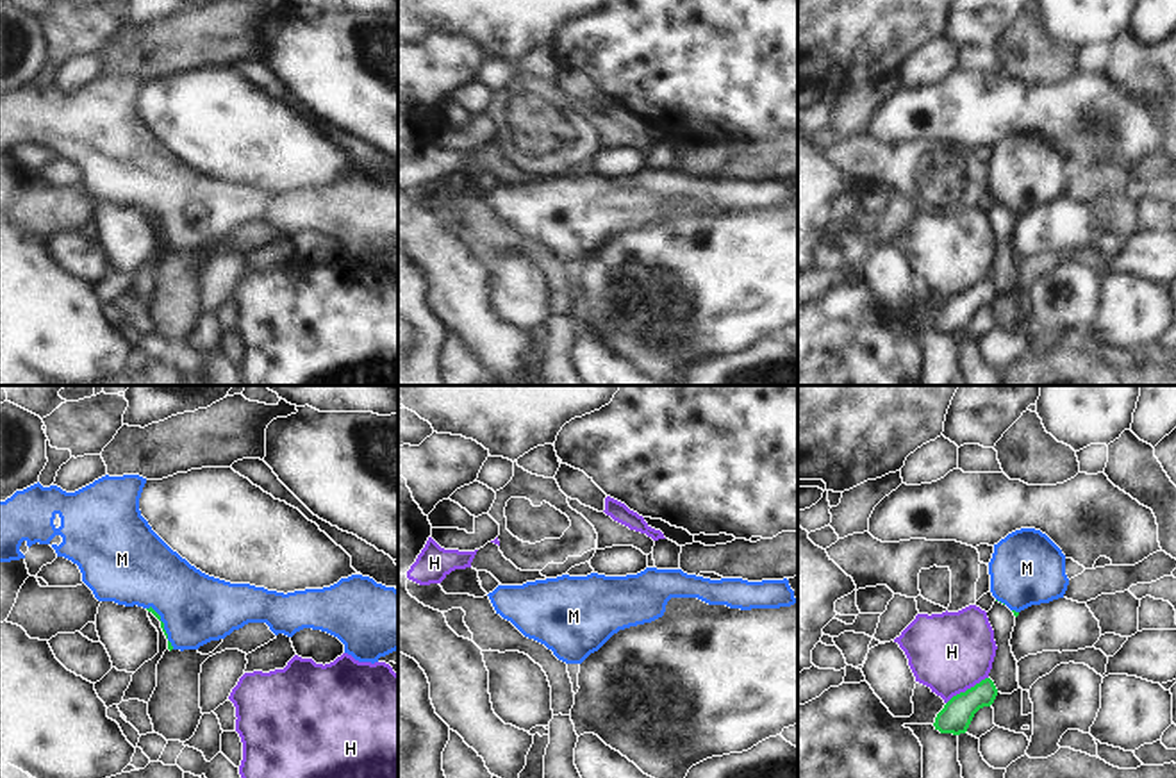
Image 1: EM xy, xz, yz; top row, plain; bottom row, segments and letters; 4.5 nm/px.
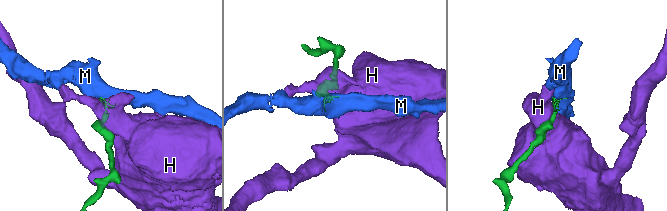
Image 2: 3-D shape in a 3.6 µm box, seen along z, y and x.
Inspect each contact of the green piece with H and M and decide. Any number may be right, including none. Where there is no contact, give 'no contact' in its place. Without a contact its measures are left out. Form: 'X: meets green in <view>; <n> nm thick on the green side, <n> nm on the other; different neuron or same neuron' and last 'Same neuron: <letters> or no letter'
H: meets green in yz; 140 nm thick on the green side, 360 nm on the other; different neuron
M: meets green in xy; 20 nm thick on the green side, 320 nm on the other; same neuron
Same neuron: M

